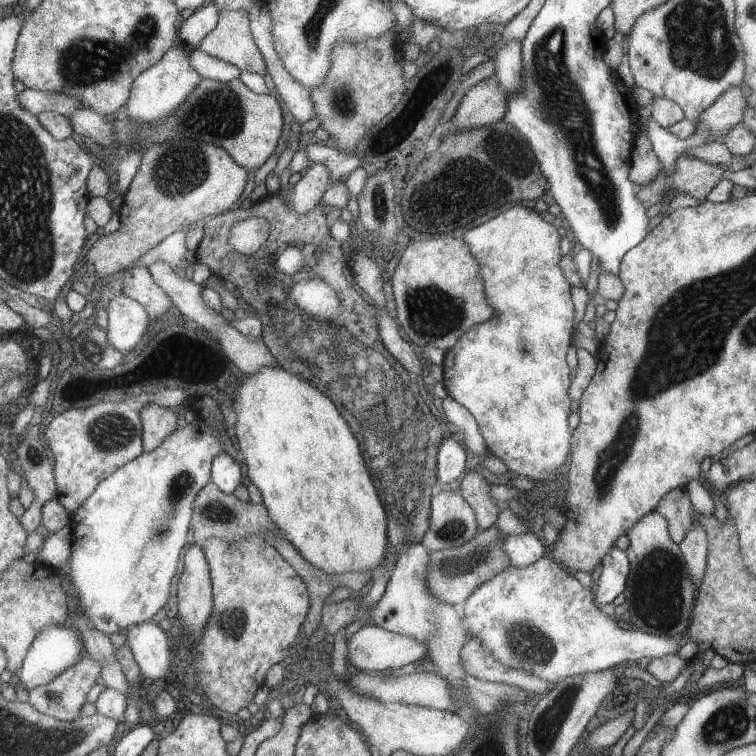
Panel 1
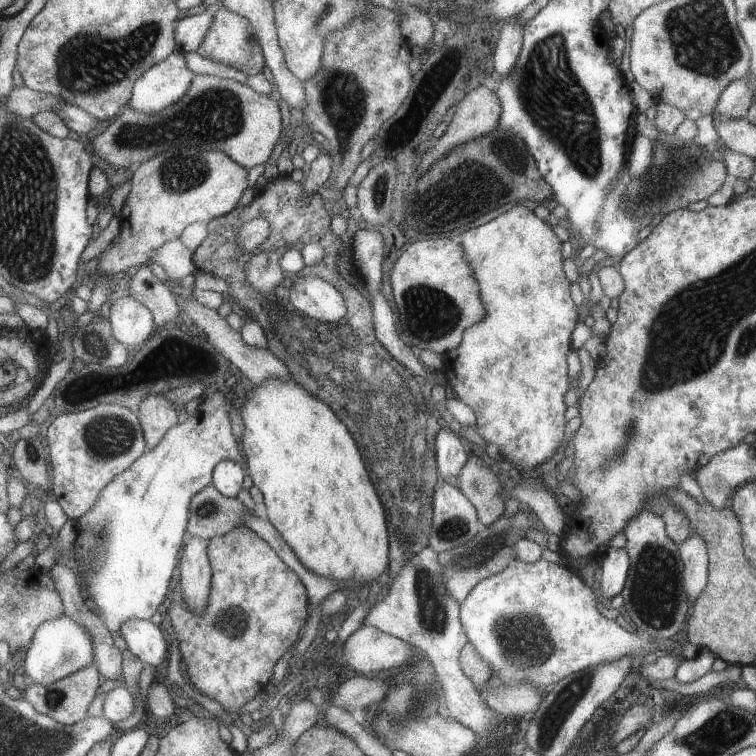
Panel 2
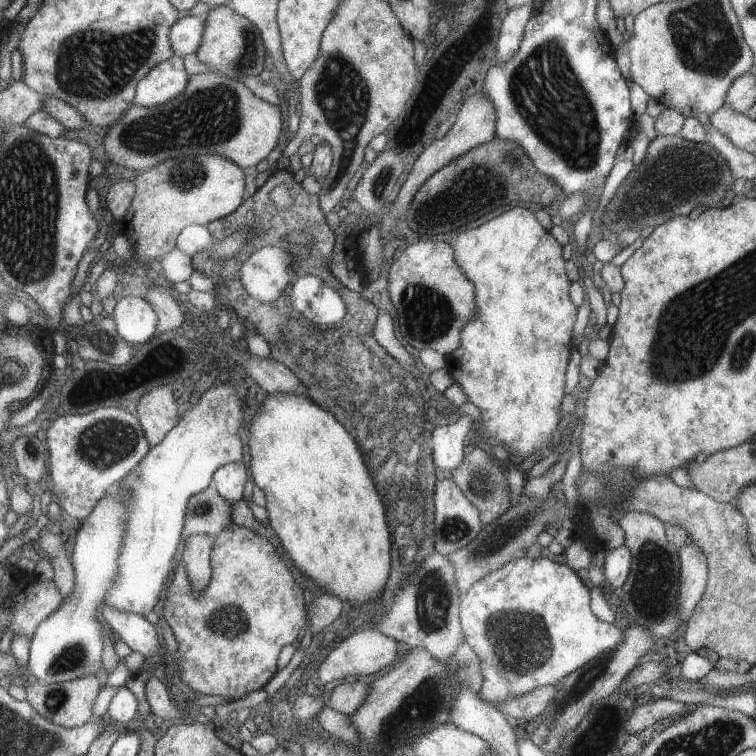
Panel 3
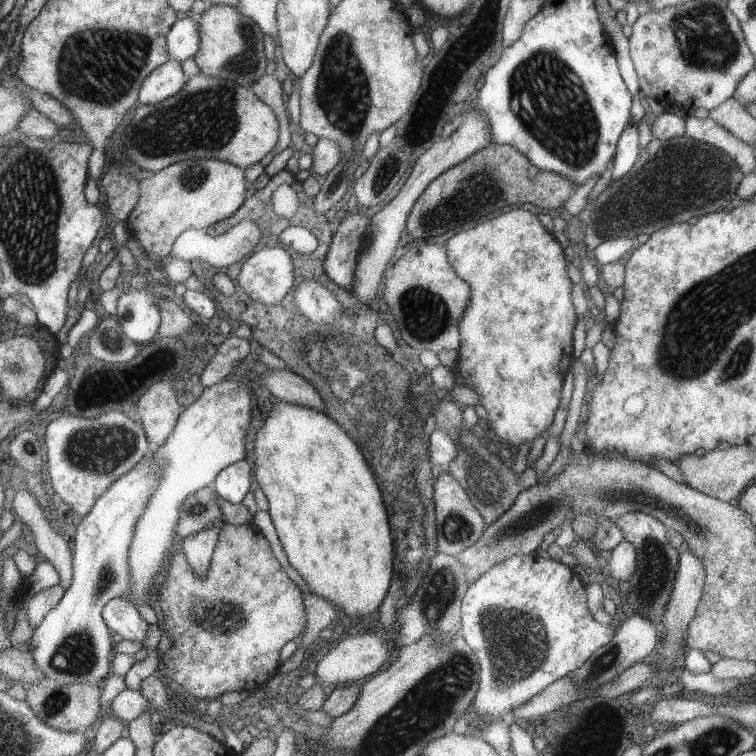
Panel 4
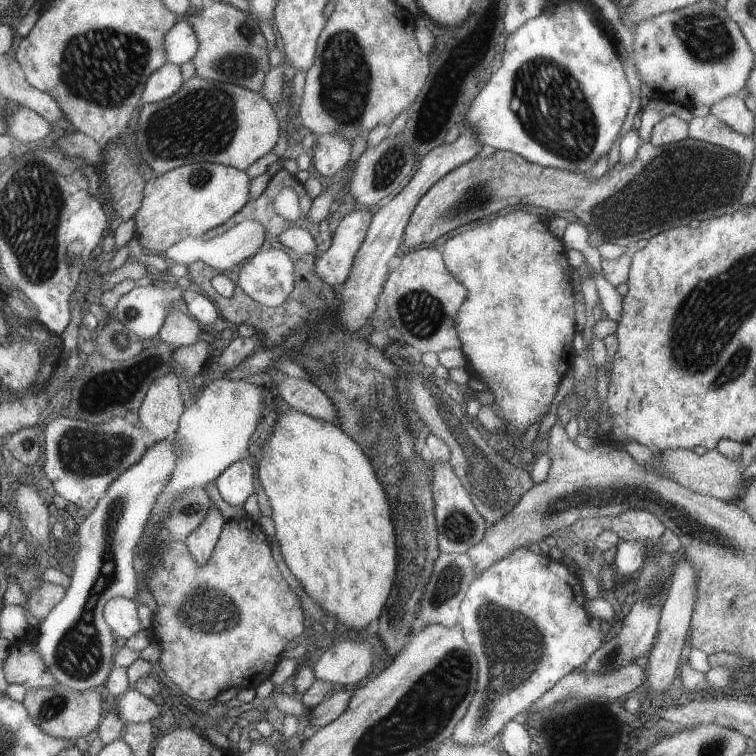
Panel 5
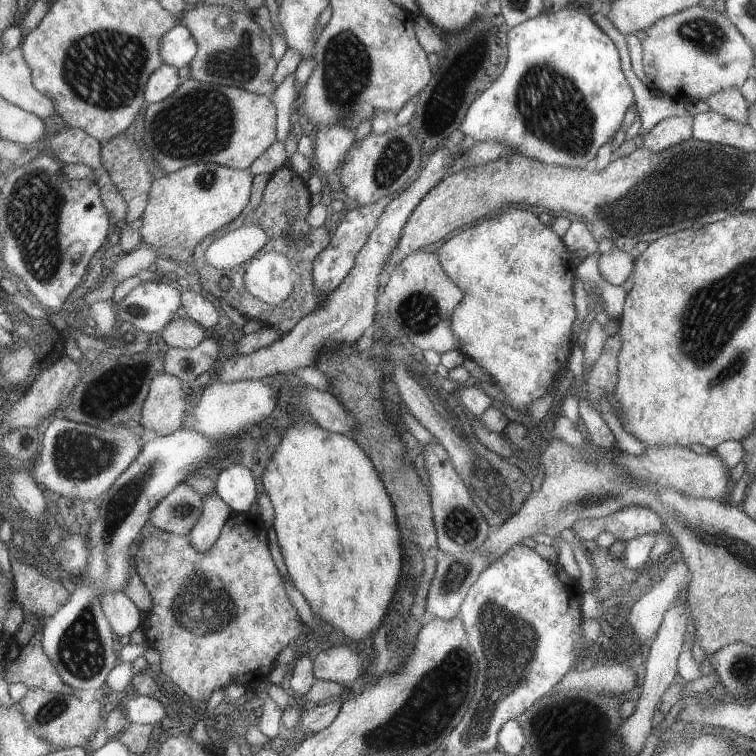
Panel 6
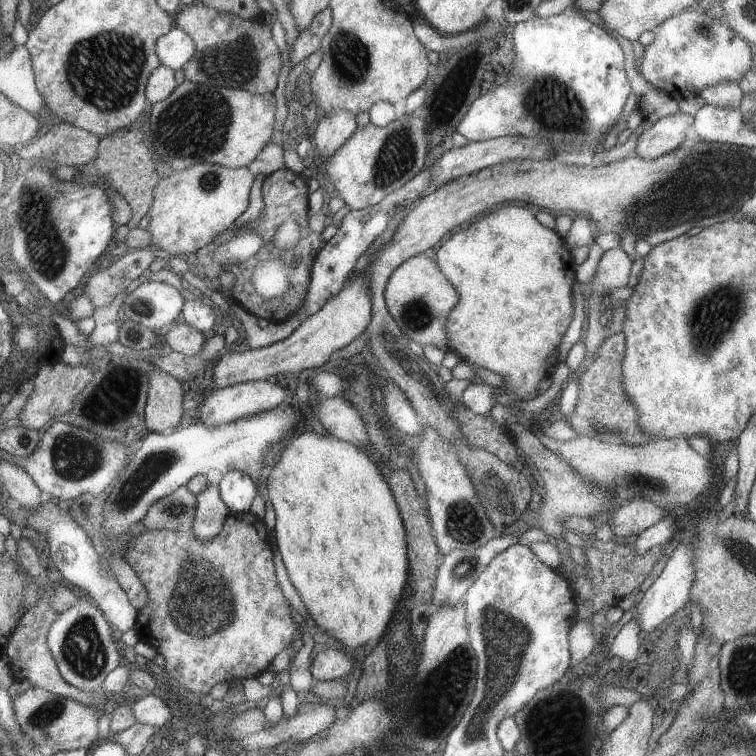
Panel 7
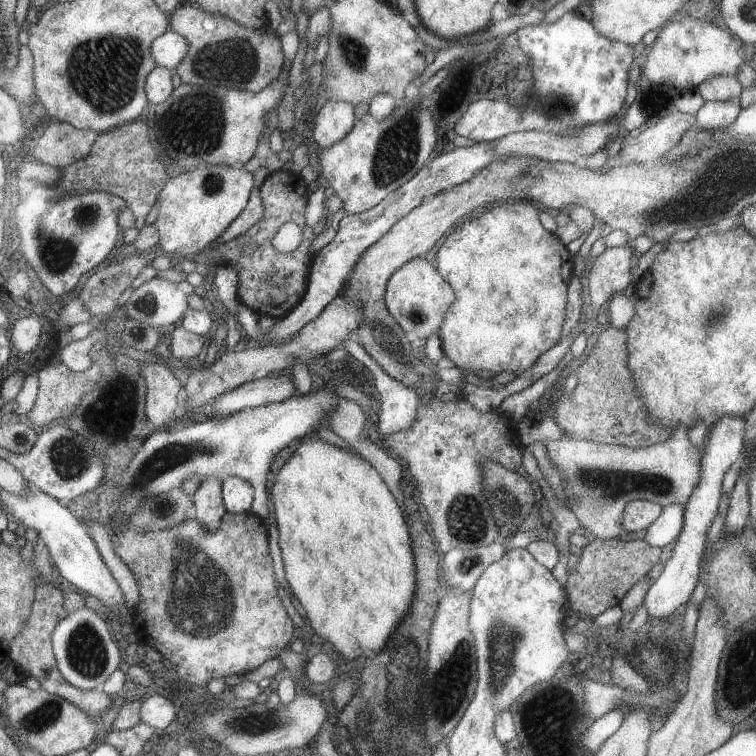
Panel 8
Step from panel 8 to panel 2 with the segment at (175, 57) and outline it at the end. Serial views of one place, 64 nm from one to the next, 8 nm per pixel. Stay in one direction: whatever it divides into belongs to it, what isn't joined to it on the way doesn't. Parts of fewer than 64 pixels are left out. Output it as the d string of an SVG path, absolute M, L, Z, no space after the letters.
M206 6L201 14L193 16L185 14L183 18L179 19L179 24L175 26L174 30L177 50L183 53L196 52L214 21L215 11L216 7Z

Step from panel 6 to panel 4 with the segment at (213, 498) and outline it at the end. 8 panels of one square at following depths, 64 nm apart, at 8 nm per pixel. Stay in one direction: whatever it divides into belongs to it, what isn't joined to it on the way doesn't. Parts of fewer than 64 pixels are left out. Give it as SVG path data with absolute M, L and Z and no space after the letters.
M219 526L205 528L201 532L190 534L189 537L179 541L179 549L185 556L187 567L193 576L203 578L209 570L210 556L214 552L214 546L218 540Z

